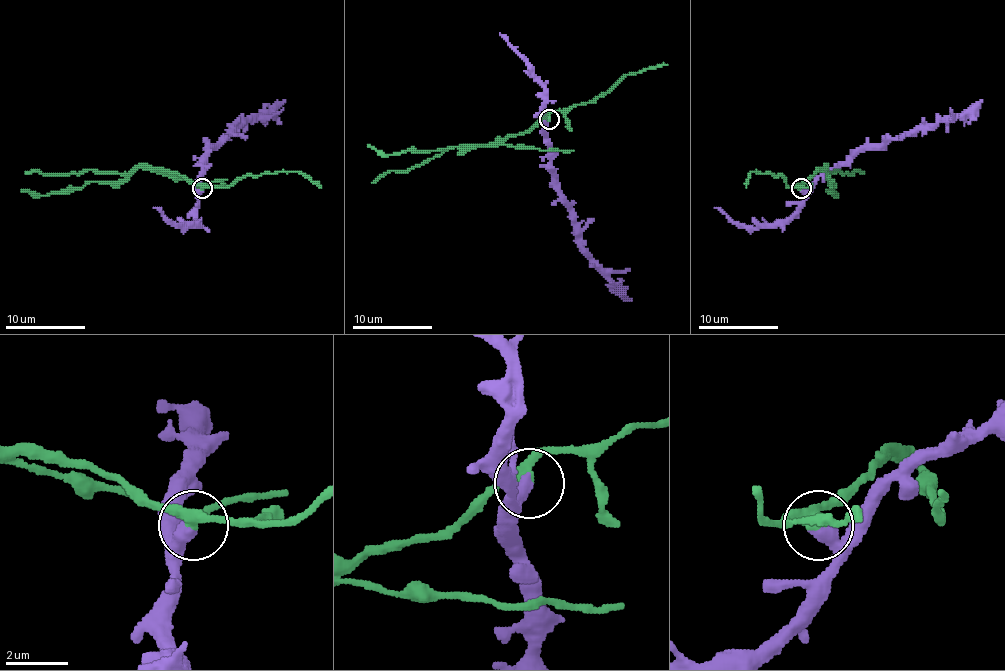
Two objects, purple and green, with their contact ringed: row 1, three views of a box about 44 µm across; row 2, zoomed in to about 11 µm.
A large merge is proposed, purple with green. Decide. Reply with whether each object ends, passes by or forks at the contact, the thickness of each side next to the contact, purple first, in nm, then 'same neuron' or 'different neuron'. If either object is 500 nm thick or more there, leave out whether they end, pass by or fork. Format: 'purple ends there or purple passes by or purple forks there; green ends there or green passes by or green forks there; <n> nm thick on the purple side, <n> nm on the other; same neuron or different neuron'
purple ends there; green passes by; 480 nm thick on the purple side, 340 nm on the other; different neuron

